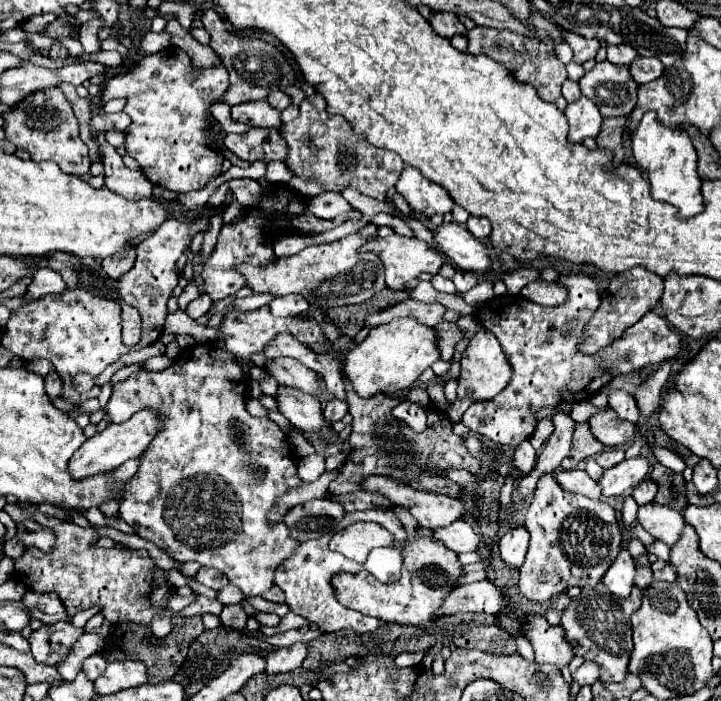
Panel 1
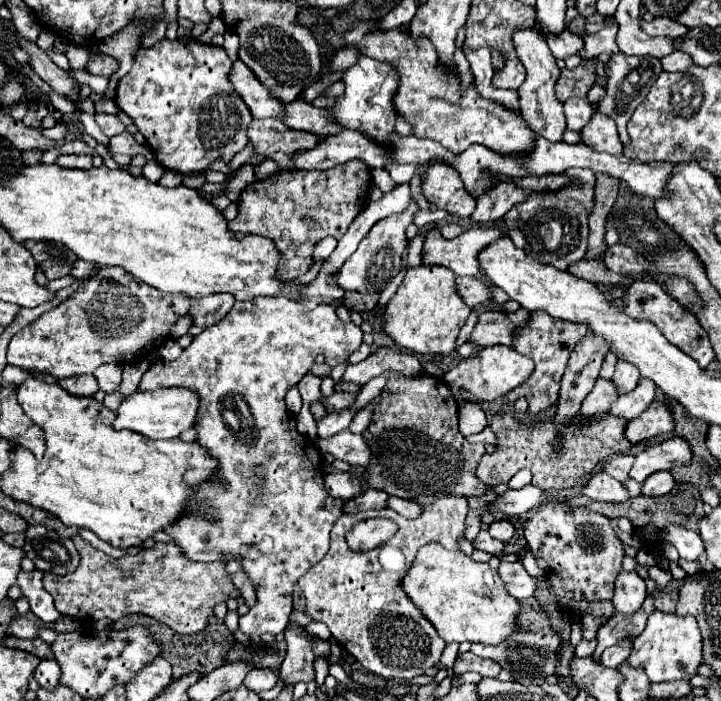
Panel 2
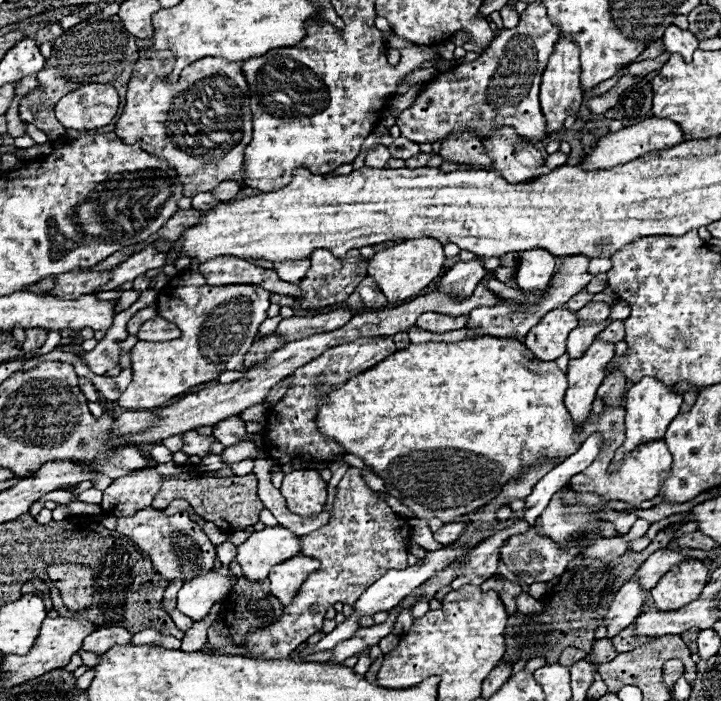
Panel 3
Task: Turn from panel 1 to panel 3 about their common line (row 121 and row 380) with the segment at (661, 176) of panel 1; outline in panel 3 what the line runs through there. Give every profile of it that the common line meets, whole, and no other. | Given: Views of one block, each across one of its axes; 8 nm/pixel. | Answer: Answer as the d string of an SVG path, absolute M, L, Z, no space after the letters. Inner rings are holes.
M644 376L638 384L634 384L626 392L626 404L624 404L624 408L626 408L626 440L616 450L616 456L610 464L610 470L616 470L616 466L624 460L624 456L630 454L640 444L662 440L664 434L666 434L666 428L670 426L670 422L678 416L680 406L682 406L682 396L676 394L674 388L664 386L662 382L658 382L652 376Z

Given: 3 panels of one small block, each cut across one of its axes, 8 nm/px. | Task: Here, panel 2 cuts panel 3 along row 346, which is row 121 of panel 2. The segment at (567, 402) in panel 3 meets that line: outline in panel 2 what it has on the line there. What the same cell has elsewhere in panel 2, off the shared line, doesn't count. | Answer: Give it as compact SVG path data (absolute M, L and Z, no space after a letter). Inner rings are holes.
M594 112L588 126L582 128L580 138L592 150L608 152L608 154L622 154L622 142L616 132L616 122L610 116Z

